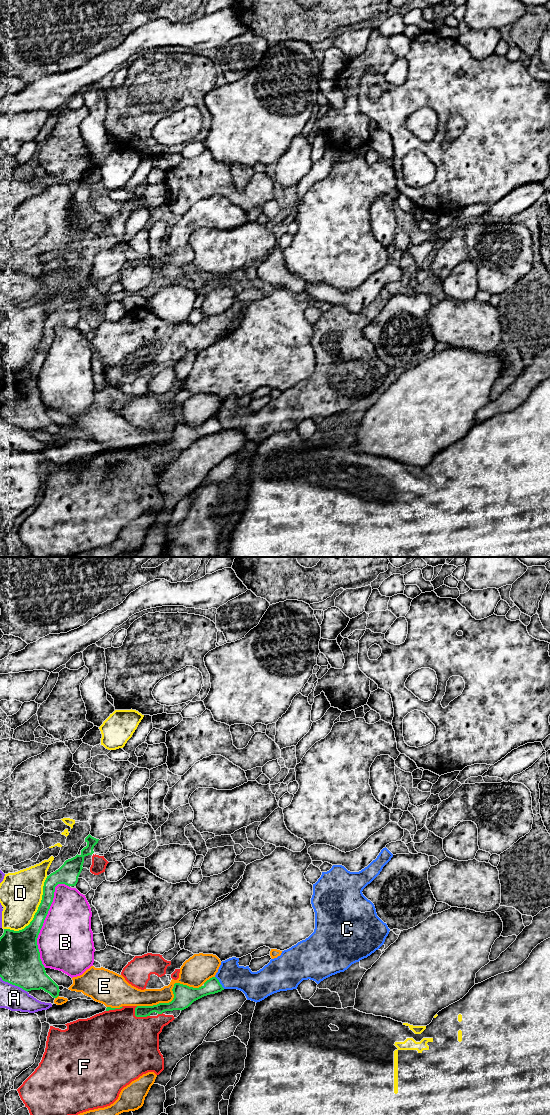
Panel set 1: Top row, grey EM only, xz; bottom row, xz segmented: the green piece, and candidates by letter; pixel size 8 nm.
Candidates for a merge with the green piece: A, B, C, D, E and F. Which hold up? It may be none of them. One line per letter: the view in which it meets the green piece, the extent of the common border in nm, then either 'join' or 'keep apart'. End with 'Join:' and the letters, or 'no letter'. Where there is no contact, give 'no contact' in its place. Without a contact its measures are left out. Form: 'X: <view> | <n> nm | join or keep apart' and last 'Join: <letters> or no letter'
A: xz | 260 nm | keep apart
B: xz | 700 nm | keep apart
C: xz | 130 nm | keep apart
D: xz | 550 nm | keep apart
E: xz | 550 nm | keep apart
F: xz | 140 nm | keep apart
Join: no letter

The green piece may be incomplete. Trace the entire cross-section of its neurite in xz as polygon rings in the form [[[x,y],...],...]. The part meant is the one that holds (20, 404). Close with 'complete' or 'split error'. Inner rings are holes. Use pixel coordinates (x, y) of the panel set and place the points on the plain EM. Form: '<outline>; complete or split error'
[[[89,274],[85,278],[87,286],[81,294],[66,300],[58,310],[47,316],[41,343],[28,366],[19,371],[4,369],[0,377],[0,417],[3,421],[27,432],[42,429],[53,438],[59,436],[59,426],[46,414],[40,399],[37,378],[53,342],[55,327],[58,324],[76,326],[84,297],[94,293],[93,288],[98,281]]]; complete

